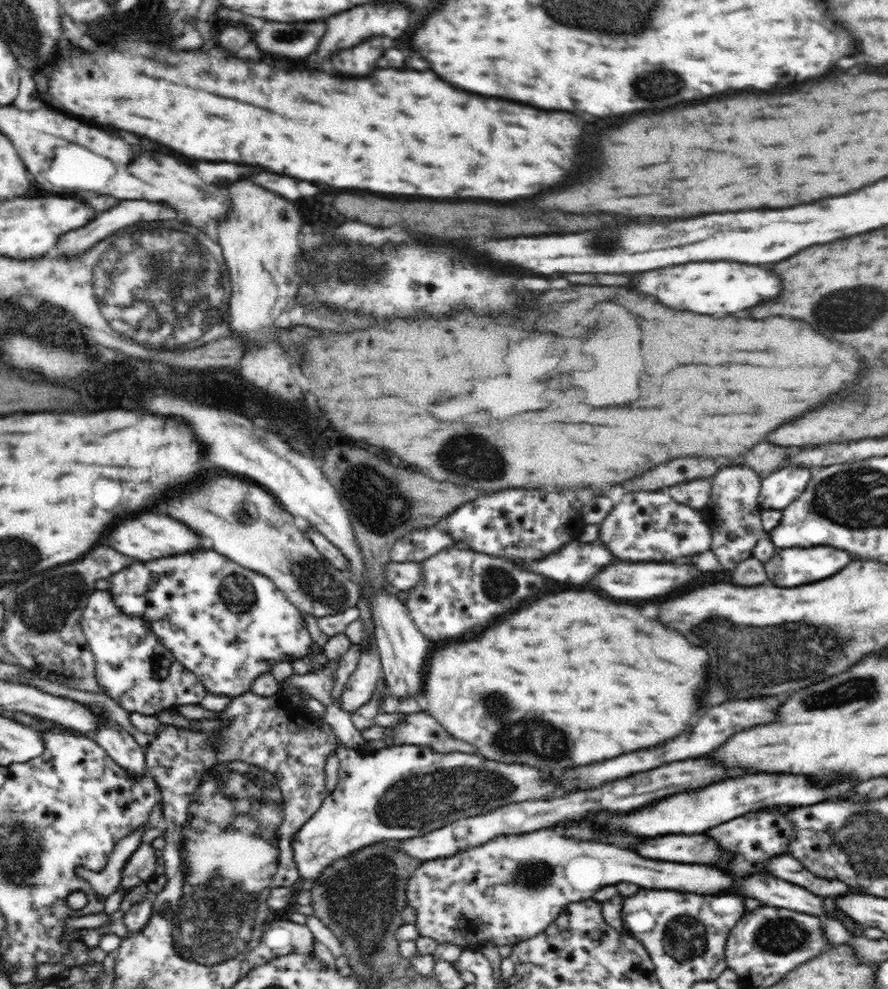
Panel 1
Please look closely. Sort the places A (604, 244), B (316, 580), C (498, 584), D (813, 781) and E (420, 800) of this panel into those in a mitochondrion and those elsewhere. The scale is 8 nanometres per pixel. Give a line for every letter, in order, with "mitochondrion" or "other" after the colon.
A: mitochondrion
B: mitochondrion
C: mitochondrion
D: other
E: mitochondrion

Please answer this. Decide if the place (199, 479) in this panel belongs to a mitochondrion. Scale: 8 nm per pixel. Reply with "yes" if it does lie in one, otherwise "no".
no

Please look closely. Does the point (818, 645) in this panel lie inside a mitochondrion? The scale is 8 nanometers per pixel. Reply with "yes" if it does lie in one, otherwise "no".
yes

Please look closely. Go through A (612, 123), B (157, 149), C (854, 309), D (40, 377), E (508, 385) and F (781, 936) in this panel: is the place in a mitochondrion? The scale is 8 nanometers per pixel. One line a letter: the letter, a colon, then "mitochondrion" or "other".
A: other
B: other
C: mitochondrion
D: other
E: other
F: mitochondrion

